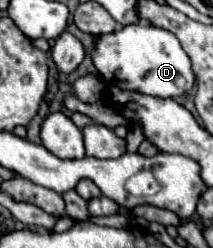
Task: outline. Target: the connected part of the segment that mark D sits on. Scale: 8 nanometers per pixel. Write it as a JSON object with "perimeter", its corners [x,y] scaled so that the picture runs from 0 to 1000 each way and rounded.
{"perimeter":[[[653,85],[568,109],[559,125],[446,149],[427,238],[493,335],[568,359],[653,367],[718,391],[840,391],[906,359],[915,302],[897,286],[887,222],[859,206],[840,157],[784,117]]]}

